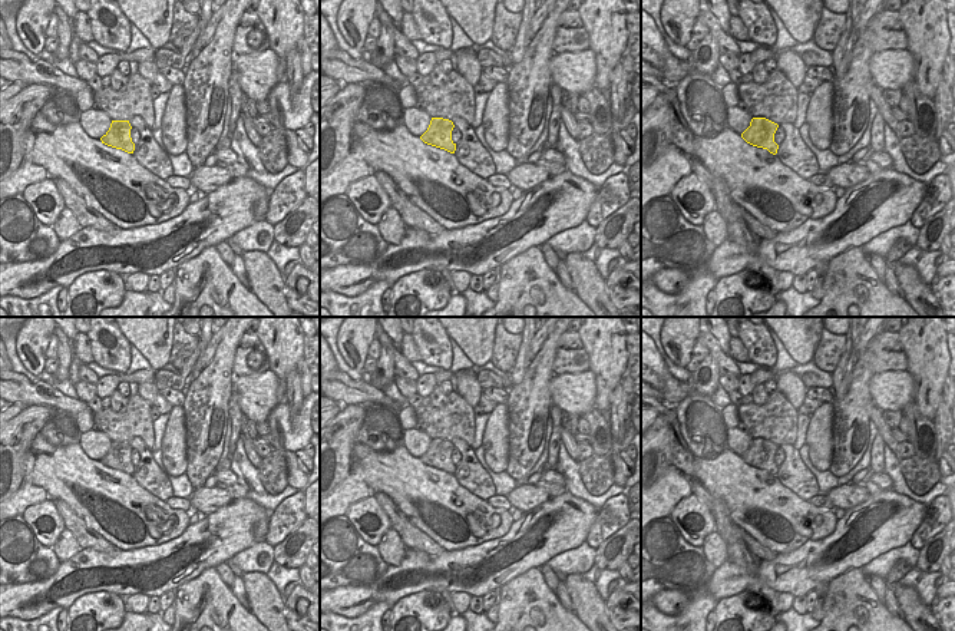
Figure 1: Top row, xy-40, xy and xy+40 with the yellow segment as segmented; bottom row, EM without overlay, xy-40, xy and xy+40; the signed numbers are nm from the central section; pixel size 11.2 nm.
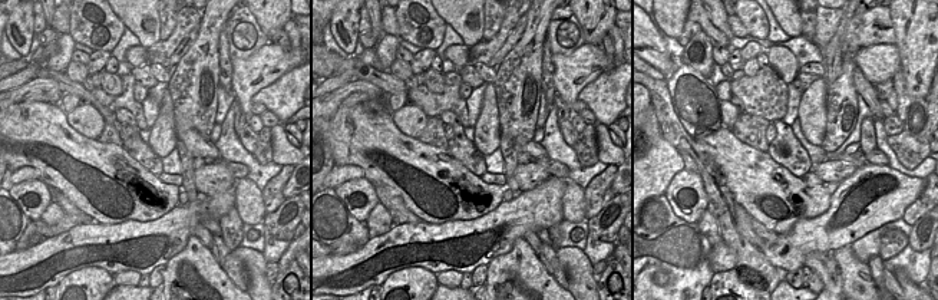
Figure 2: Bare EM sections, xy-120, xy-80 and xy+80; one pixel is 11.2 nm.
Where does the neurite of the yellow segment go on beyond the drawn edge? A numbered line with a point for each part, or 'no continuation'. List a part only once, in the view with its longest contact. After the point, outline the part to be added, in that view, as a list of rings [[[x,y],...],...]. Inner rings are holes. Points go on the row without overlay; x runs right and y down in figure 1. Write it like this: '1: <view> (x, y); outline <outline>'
no continuation

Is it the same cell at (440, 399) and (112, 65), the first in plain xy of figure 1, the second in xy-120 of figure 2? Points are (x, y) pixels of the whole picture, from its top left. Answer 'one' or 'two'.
two

